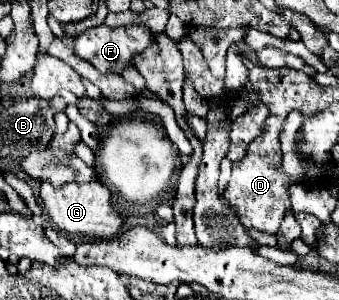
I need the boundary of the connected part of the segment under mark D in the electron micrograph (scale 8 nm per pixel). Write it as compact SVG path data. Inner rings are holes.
M278 117L266 119L264 133L248 145L246 157L232 163L232 179L224 189L226 201L236 209L238 219L244 223L244 227L270 233L270 235L278 233L284 211L290 209L290 199L288 199L290 181L282 171L282 153L278 143L282 125L284 121L278 121Z

